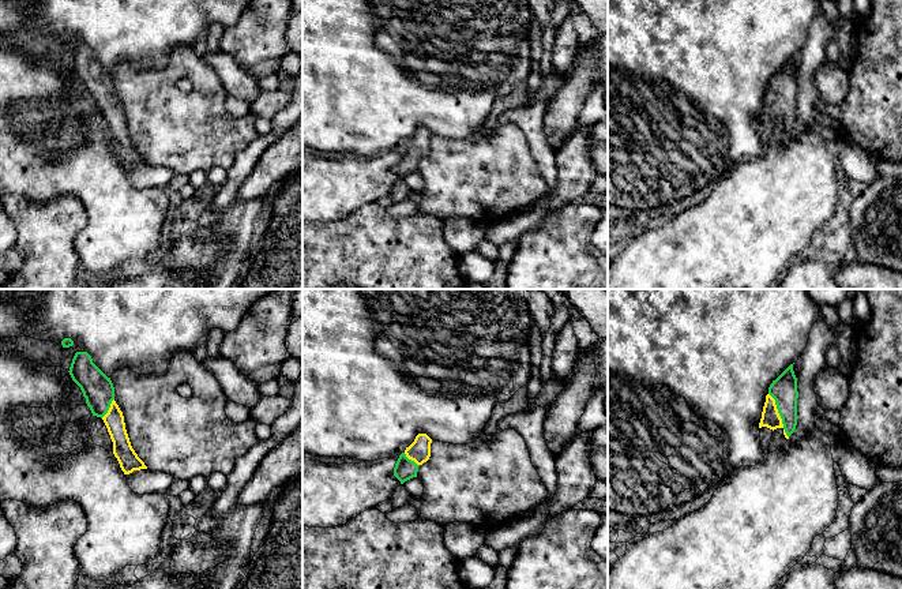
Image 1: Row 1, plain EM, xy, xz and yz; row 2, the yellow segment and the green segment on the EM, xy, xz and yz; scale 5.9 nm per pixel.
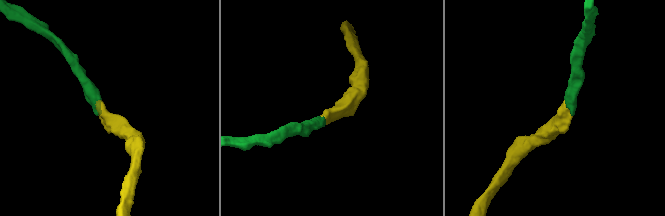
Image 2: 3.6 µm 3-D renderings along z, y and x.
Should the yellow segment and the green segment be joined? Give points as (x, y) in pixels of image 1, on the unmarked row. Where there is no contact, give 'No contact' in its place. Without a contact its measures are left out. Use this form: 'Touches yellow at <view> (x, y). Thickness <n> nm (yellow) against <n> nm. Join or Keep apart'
Touches yellow at yz (778, 109). Thickness 110 nm (yellow) against 160 nm. Join

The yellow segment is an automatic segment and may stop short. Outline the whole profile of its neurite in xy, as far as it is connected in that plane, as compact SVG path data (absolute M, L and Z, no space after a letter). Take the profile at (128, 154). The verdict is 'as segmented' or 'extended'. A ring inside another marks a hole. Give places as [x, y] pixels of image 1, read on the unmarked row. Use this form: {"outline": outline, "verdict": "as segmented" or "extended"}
{"outline": "M87 46L75 48L68 67L80 82L93 110L104 115L113 136L113 149L124 169L147 164L131 140L123 106L114 95L114 82L110 72L93 57Z", "verdict": "extended"}

